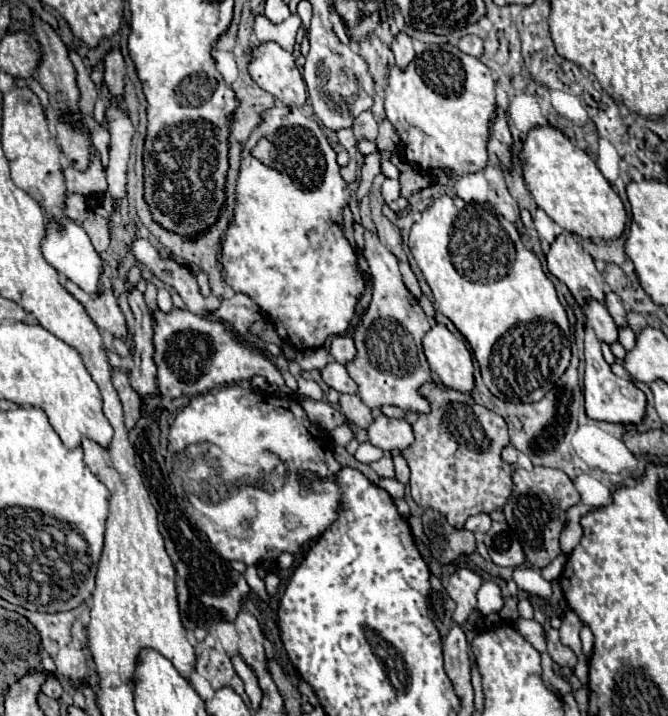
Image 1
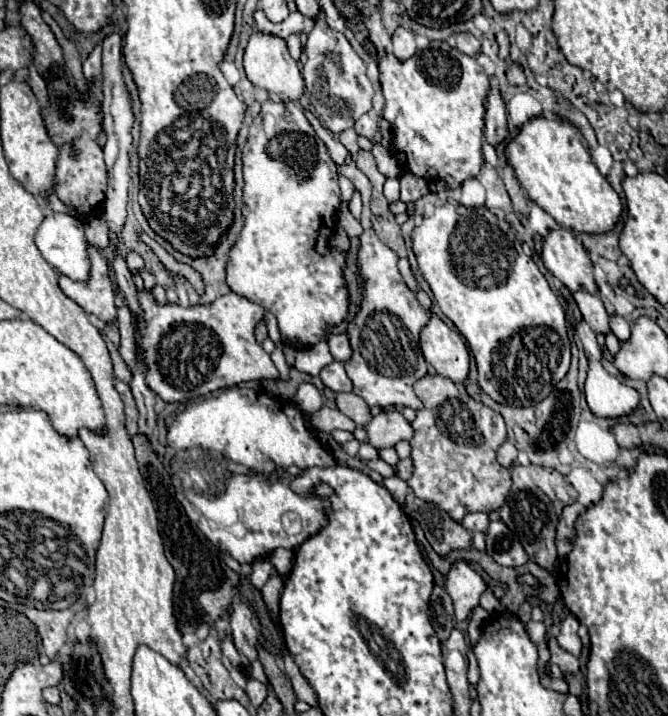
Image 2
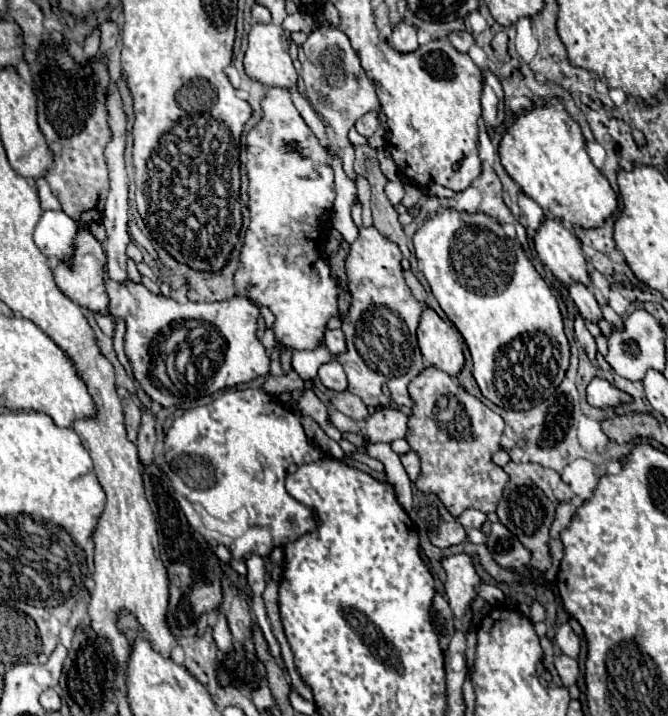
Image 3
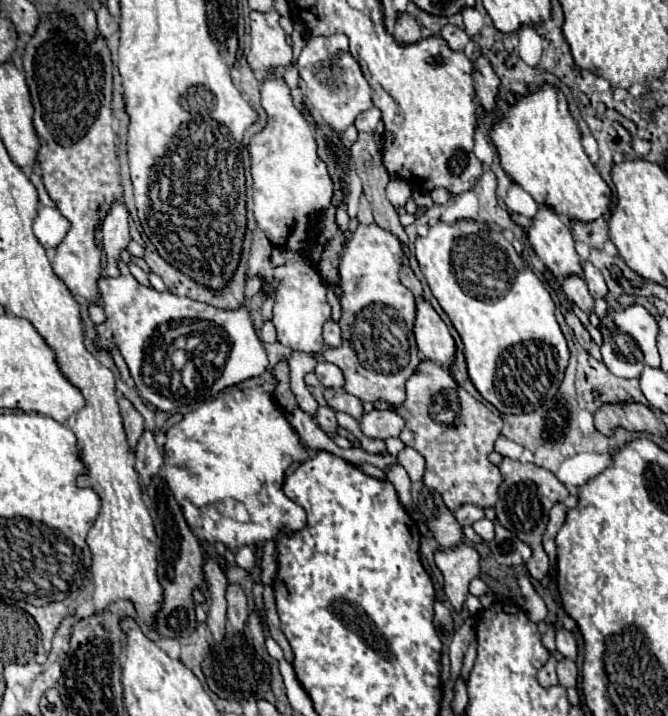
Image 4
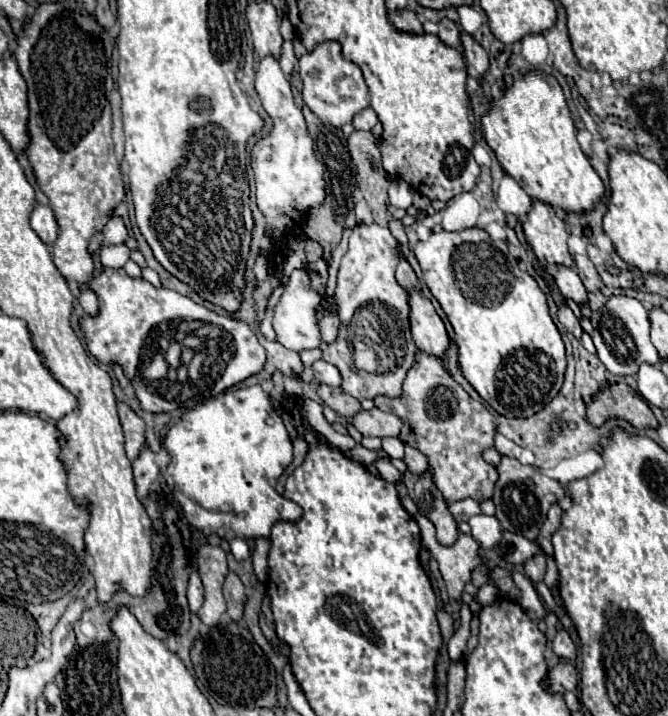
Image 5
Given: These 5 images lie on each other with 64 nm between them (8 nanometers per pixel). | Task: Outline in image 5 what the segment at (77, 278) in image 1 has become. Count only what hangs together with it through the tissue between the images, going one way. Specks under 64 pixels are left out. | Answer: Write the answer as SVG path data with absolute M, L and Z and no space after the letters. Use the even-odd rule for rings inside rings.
M38 204L34 208L32 216L30 216L30 226L46 246L52 246L56 242L58 234L60 234L58 222L56 222L56 214L54 214L54 210L50 206Z

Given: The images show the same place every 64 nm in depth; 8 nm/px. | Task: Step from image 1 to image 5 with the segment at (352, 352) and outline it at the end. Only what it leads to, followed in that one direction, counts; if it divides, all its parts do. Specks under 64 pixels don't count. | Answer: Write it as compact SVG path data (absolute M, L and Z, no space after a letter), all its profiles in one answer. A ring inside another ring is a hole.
M324 302L324 308L328 310L328 314L320 320L320 332L322 332L322 340L330 344L330 342L334 342L336 336L338 336L340 320L338 320L338 316L334 316L334 314L330 312L330 304L328 304L328 302Z

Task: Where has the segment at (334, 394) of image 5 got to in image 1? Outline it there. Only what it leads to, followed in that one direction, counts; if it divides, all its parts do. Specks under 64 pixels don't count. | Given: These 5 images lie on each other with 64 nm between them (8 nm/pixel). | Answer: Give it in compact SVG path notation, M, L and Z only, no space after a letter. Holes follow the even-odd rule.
M342 394L340 412L348 418L348 422L356 424L358 428L368 428L370 422L374 422L370 408L356 394Z

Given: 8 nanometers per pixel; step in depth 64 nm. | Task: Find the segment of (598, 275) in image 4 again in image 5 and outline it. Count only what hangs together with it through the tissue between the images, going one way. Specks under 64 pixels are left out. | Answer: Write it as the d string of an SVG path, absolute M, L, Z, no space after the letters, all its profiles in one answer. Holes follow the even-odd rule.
M576 254L574 260L576 260L578 276L582 278L584 286L588 288L588 292L600 292L600 288L602 288L602 280L600 280L600 276L598 276L594 264L590 262L590 258L588 258L588 256L578 256L578 254Z

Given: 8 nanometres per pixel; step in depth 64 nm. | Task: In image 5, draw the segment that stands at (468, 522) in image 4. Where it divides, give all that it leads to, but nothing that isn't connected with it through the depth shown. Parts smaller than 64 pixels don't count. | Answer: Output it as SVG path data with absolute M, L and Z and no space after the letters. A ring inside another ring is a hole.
M466 498L466 500L460 500L460 502L454 502L454 504L450 504L448 508L450 508L452 516L456 518L456 522L468 522L472 516L482 514L480 504L478 504L476 500L472 500L472 498Z

